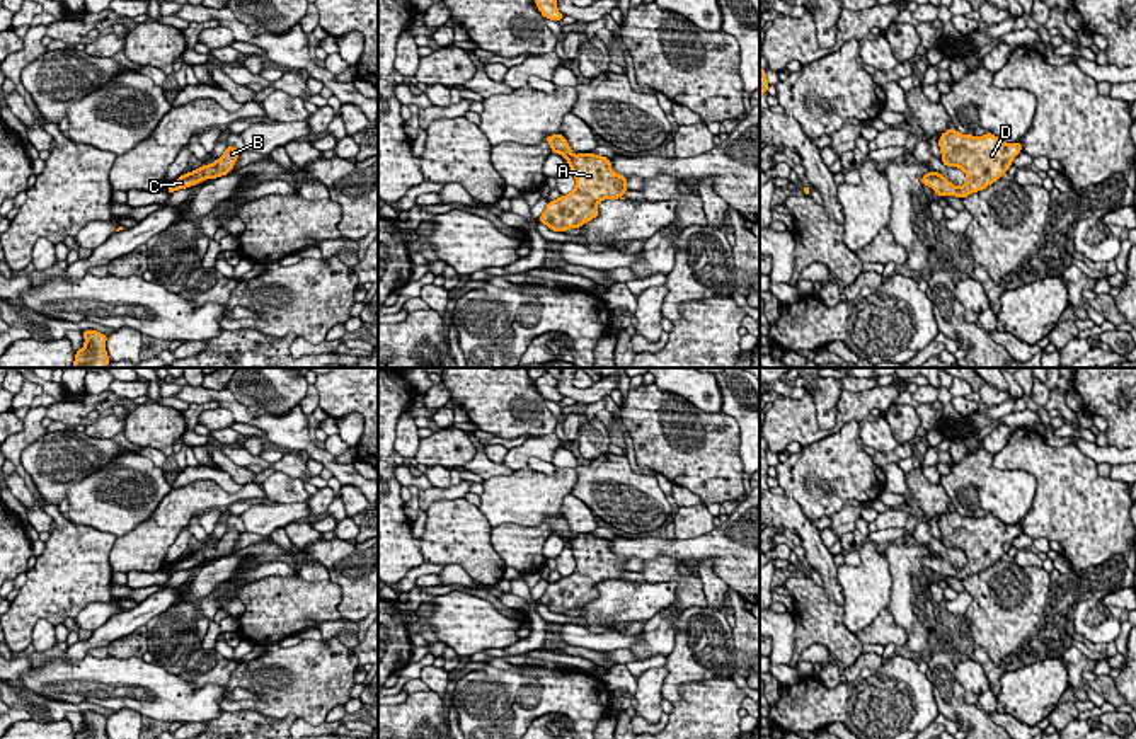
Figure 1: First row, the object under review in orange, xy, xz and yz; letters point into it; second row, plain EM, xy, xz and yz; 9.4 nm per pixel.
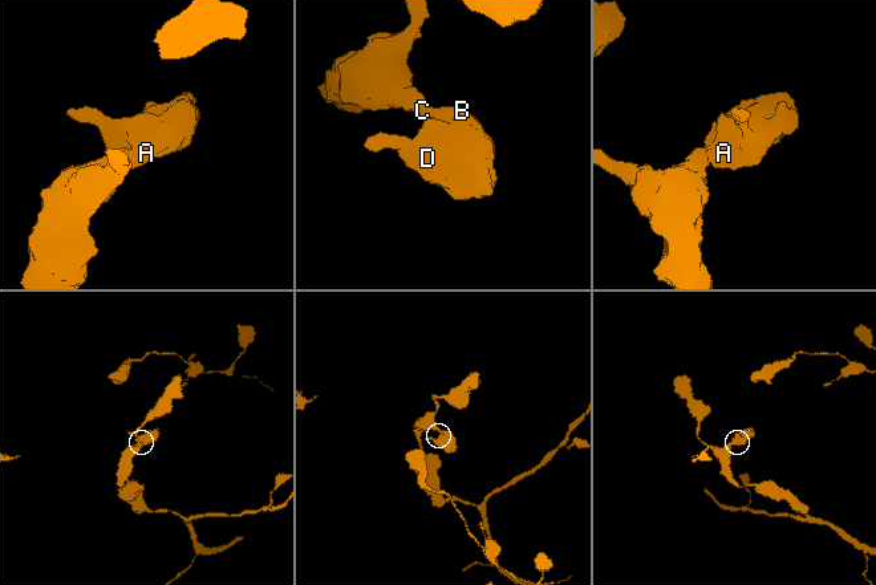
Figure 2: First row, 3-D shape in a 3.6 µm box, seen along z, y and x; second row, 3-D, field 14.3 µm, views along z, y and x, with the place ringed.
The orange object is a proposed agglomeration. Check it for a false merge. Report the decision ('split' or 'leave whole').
leave whole

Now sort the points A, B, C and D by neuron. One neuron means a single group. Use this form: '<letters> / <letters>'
A B C D

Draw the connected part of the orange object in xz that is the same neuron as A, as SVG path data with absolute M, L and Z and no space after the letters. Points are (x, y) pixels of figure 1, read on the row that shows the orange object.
M552 135L545 141L552 146L552 153L567 158L576 177L576 187L571 194L548 201L540 223L552 232L565 232L579 228L600 215L596 204L603 199L625 199L622 194L630 191L625 187L628 177L613 172L608 157L594 153L572 155L565 136Z

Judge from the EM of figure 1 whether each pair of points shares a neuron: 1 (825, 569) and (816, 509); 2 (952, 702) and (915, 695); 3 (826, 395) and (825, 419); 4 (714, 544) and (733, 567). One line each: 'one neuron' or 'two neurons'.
1: two neurons
2: two neurons
3: one neuron
4: one neuron

